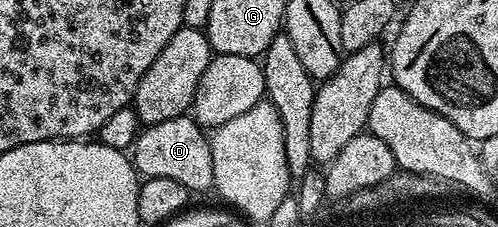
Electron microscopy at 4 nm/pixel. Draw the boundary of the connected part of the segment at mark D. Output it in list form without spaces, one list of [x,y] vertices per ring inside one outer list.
[[[189,114],[143,126],[132,148],[132,162],[139,176],[168,177],[180,181],[191,193],[210,191],[214,185],[212,153],[207,132]]]

